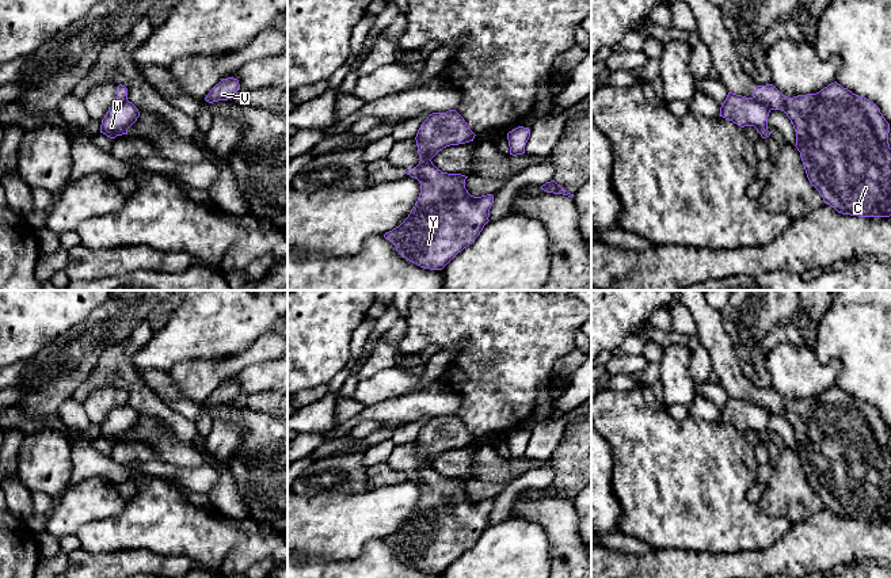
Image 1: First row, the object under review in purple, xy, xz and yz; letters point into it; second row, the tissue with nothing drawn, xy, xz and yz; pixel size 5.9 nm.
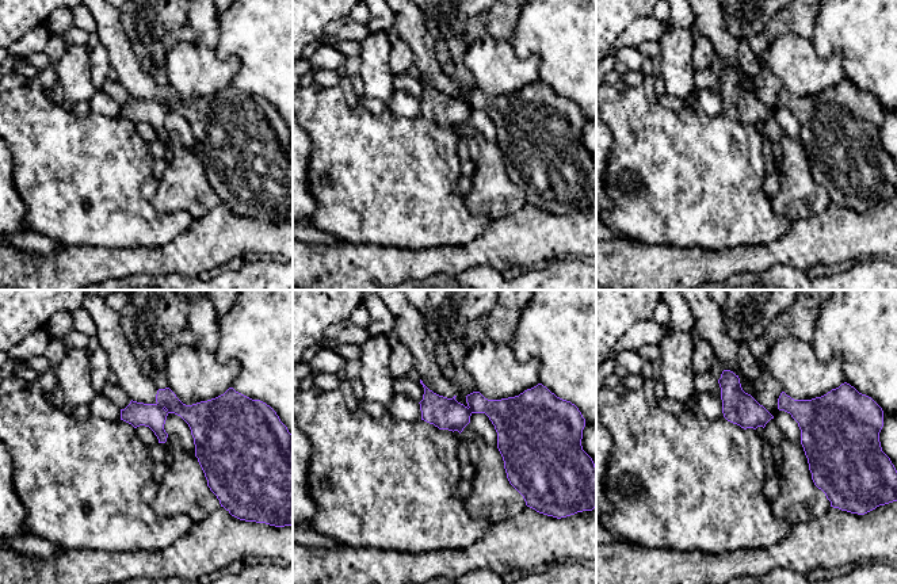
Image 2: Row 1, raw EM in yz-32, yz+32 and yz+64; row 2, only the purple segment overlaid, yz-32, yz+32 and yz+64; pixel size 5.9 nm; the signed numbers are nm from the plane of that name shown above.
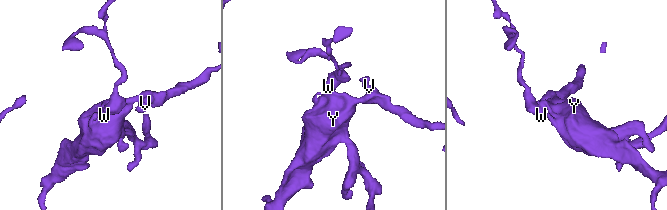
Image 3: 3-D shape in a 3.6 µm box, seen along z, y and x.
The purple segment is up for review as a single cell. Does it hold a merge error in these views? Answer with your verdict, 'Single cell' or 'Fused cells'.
Fused cells

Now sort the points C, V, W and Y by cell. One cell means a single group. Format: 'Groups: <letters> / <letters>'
Groups: C V Y / W

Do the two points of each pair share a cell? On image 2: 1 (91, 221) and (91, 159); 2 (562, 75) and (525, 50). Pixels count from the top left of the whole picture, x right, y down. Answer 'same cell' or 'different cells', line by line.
1: same cell
2: same cell

